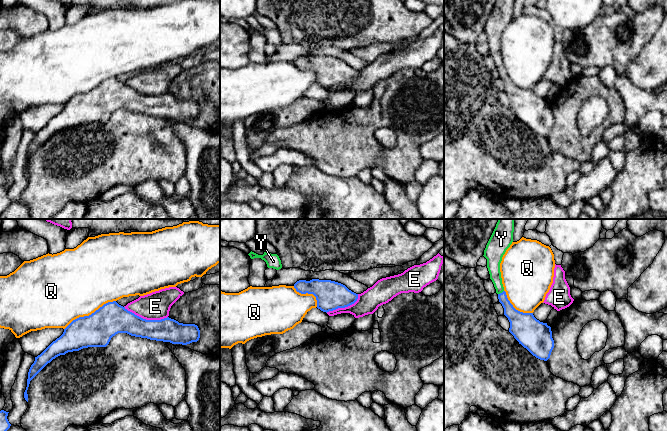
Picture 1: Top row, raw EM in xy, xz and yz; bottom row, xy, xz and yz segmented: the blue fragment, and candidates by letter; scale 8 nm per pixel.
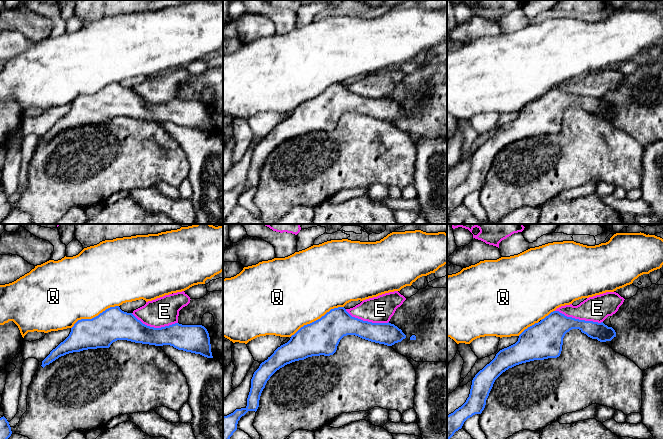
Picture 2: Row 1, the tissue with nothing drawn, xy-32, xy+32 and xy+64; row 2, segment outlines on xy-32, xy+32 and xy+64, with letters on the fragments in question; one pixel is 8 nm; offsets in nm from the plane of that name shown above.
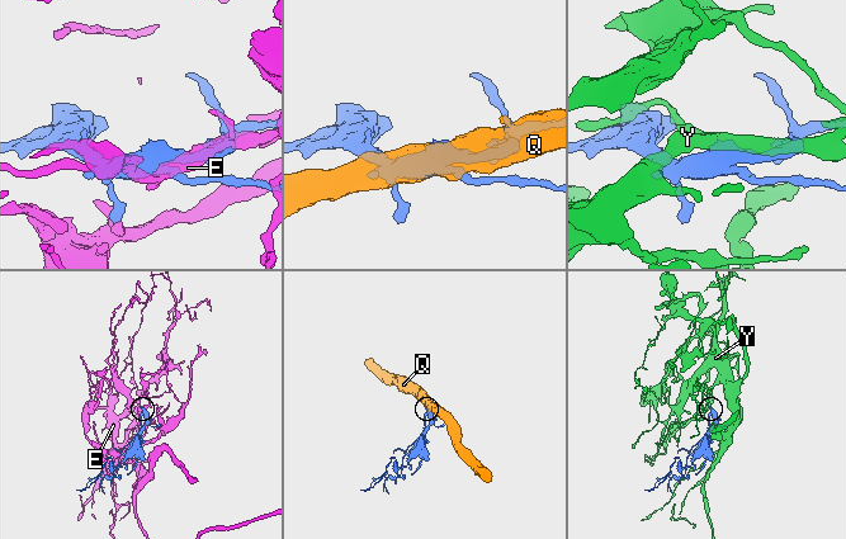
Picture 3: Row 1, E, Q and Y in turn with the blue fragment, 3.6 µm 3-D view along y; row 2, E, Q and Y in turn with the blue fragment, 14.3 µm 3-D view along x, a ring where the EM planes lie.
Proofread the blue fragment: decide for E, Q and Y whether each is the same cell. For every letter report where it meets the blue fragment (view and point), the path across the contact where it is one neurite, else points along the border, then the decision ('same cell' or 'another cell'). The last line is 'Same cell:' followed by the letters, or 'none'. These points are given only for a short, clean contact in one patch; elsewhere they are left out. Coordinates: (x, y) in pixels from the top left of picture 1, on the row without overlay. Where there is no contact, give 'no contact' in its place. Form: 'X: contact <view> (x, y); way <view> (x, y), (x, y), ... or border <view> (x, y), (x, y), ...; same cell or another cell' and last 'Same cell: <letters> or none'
E: contact xy (145, 95); another cell
Q: contact xy (89, 91); another cell
Y: contact yz (500, 69); way yz (517, 95), (509, 87), (500, 69), (493, 39); same cell
Same cell: Y

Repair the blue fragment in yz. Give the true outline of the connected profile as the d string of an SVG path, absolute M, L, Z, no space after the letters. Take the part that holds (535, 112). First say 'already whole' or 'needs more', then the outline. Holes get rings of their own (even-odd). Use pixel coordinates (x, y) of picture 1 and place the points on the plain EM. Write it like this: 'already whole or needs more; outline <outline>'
needs more; outline M496 0L496 3L484 26L487 44L504 91L510 98L509 108L533 132L547 137L554 124L551 103L537 96L533 89L516 86L507 74L502 60L500 39L506 26L513 18L514 0Z

